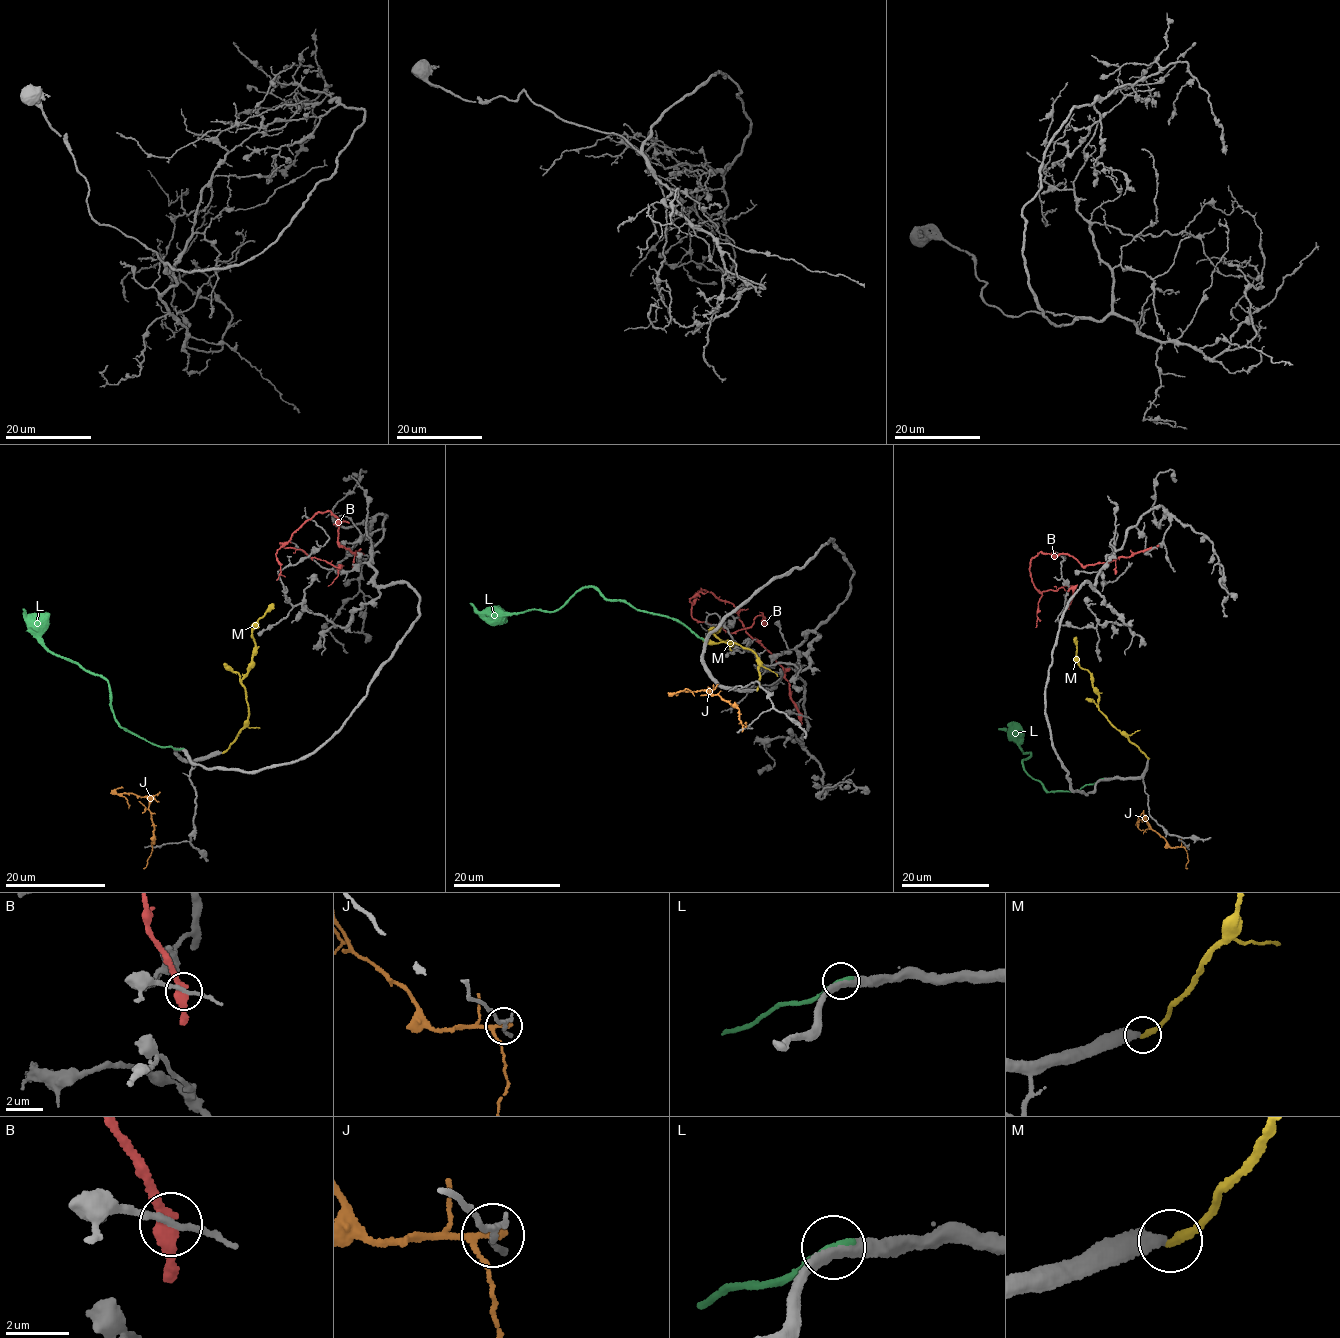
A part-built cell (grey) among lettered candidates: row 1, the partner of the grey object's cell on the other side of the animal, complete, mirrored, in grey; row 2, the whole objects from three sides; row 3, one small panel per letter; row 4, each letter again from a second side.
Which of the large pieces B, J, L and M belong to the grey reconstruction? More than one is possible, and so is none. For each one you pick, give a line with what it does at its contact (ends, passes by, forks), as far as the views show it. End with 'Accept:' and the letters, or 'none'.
Accept: none

